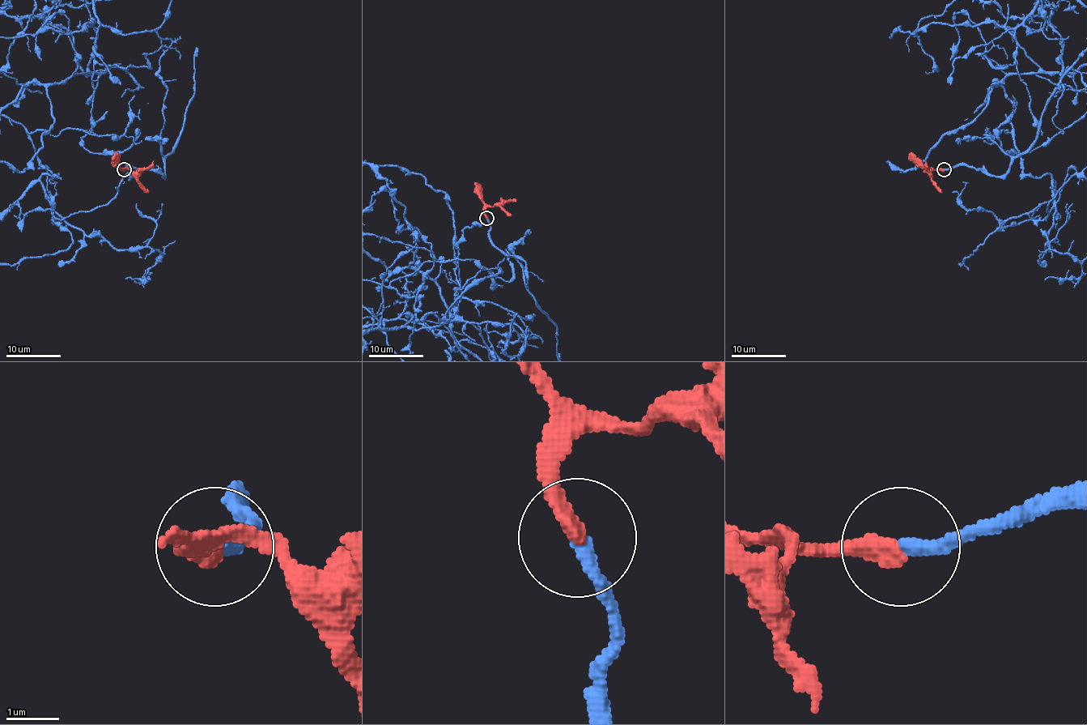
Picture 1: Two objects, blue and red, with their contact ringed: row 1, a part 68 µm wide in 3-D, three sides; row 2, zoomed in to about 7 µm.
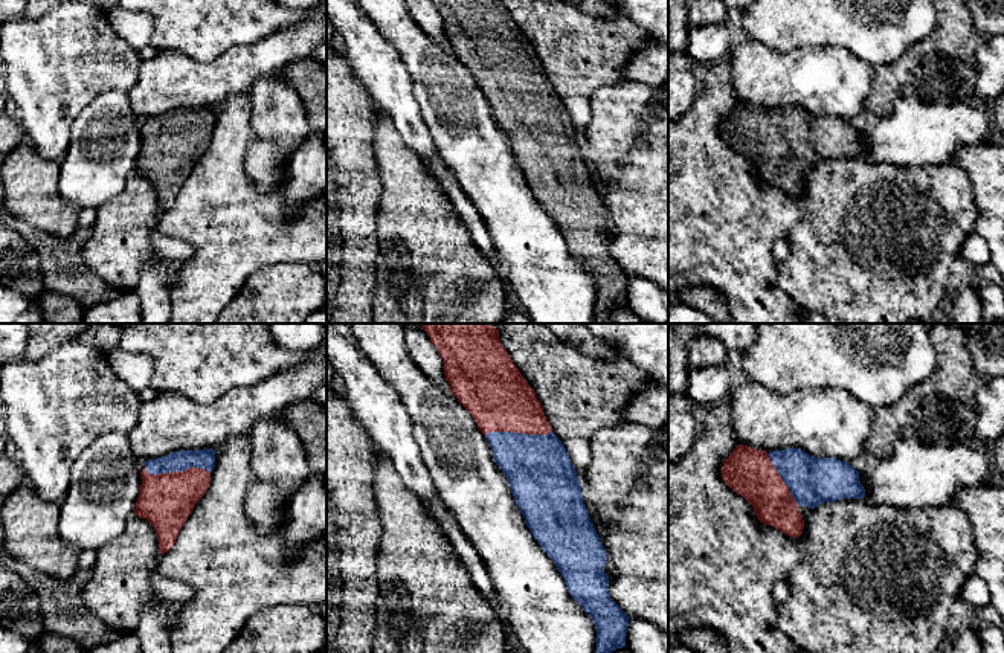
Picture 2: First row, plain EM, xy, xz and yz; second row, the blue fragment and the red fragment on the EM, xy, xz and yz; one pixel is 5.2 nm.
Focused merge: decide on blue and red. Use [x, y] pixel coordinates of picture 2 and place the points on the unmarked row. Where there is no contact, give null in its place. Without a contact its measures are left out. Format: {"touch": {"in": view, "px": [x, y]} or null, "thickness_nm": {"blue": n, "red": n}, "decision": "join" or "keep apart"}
{"touch": {"in": "xy", "px": [176, 128]}, "thickness_nm": {"blue": 110, "red": 280}, "decision": "join"}

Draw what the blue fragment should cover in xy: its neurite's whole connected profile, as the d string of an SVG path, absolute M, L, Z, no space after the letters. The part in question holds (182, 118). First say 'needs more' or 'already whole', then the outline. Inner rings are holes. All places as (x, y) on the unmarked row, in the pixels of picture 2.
needs more | M179 108L145 119L134 172L146 177L157 191L159 209L168 211L204 154L215 125L215 108Z

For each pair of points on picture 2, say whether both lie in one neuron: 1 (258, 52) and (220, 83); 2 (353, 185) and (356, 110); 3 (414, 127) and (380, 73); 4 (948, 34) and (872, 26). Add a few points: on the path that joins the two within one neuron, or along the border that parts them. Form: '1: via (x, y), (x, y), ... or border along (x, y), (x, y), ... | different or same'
1: via (249, 61), (229, 73) | same
2: via (353, 167), (353, 128) | same
3: via (405, 113), (391, 93), (391, 87) | same
4: border along (937, 16), (934, 29), (904, 54) | different

